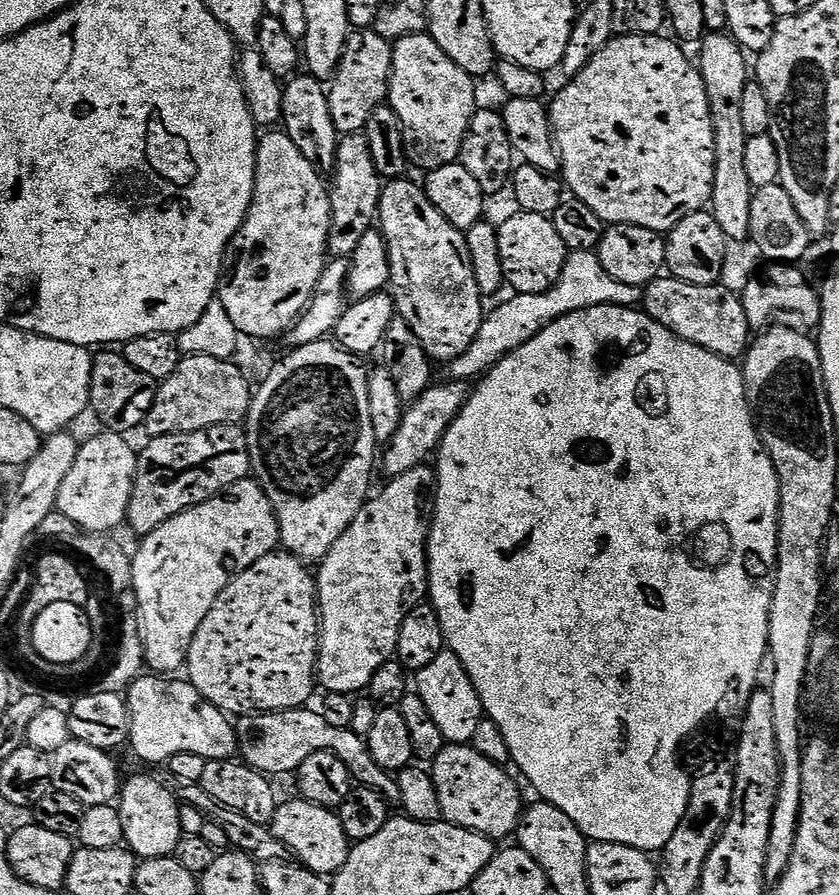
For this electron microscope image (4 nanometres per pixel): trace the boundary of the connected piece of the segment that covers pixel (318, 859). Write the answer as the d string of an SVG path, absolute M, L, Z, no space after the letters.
M297 798L288 800L276 809L276 816L272 819L272 833L279 838L289 853L292 852L297 861L310 872L316 872L325 878L331 877L340 871L344 863L348 861L350 851L350 839L339 815L331 812L331 807L316 804L312 800Z

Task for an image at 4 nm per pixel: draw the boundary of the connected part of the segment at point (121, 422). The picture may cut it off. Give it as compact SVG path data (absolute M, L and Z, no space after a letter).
M100 350L92 362L91 411L100 415L100 420L109 432L132 434L136 427L147 421L150 410L156 401L158 381L150 378L130 364L120 350Z

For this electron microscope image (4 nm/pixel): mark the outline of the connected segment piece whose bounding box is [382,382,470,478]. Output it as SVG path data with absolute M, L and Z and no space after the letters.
M447 382L448 384L437 383L428 388L419 399L411 401L407 405L404 418L392 440L387 441L385 450L382 452L382 468L389 473L389 477L395 478L406 474L412 468L419 468L425 463L428 455L439 449L448 429L452 427L456 417L464 408L465 402L470 395L470 388L464 382Z

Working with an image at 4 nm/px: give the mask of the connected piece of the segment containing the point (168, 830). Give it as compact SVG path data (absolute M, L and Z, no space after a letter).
M134 776L123 785L118 801L122 824L125 826L124 844L141 861L173 855L180 845L182 804L175 791L171 792L160 780L152 776Z

